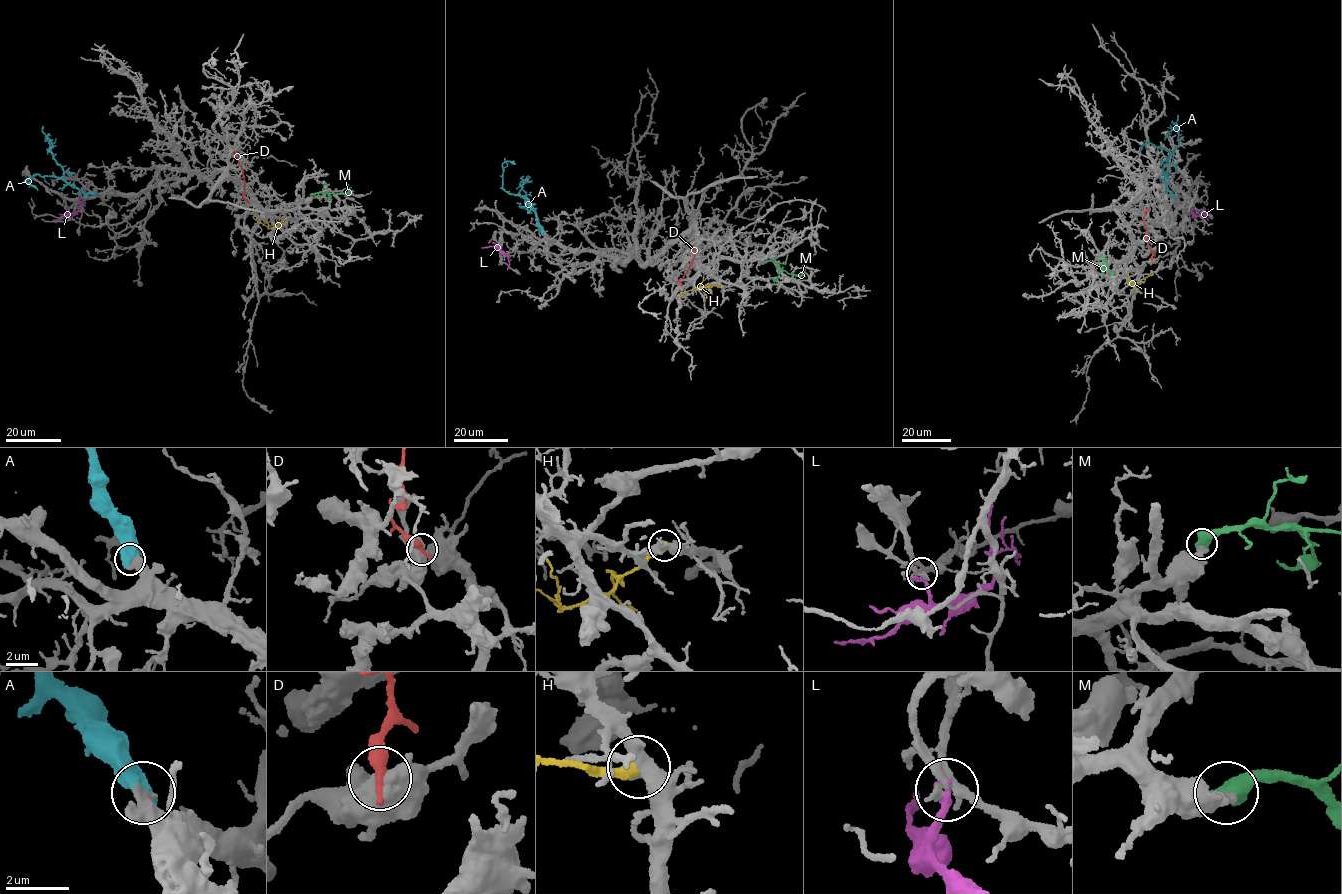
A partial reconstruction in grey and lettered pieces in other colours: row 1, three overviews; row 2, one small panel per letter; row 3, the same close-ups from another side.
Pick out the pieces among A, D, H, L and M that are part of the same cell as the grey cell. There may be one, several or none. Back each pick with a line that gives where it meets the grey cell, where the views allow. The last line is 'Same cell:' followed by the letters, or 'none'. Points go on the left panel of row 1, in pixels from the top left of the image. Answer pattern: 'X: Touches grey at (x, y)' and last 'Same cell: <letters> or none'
A: Touches grey at (97, 194)
L: Touches grey at (68, 208)
M: Touches grey at (311, 195)
Same cell: A, L, M

